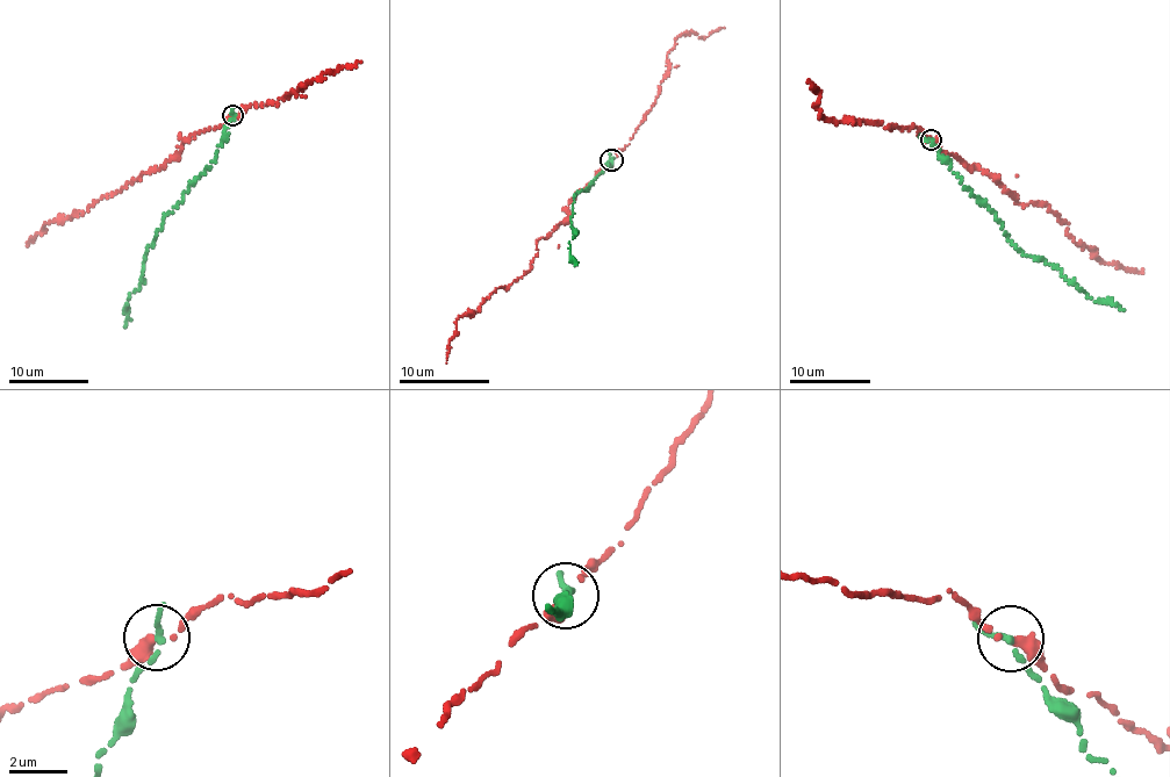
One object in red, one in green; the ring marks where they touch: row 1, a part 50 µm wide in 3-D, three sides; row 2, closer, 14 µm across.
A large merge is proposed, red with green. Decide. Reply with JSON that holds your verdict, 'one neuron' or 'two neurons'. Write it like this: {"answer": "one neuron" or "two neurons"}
{"answer": "two neurons"}

